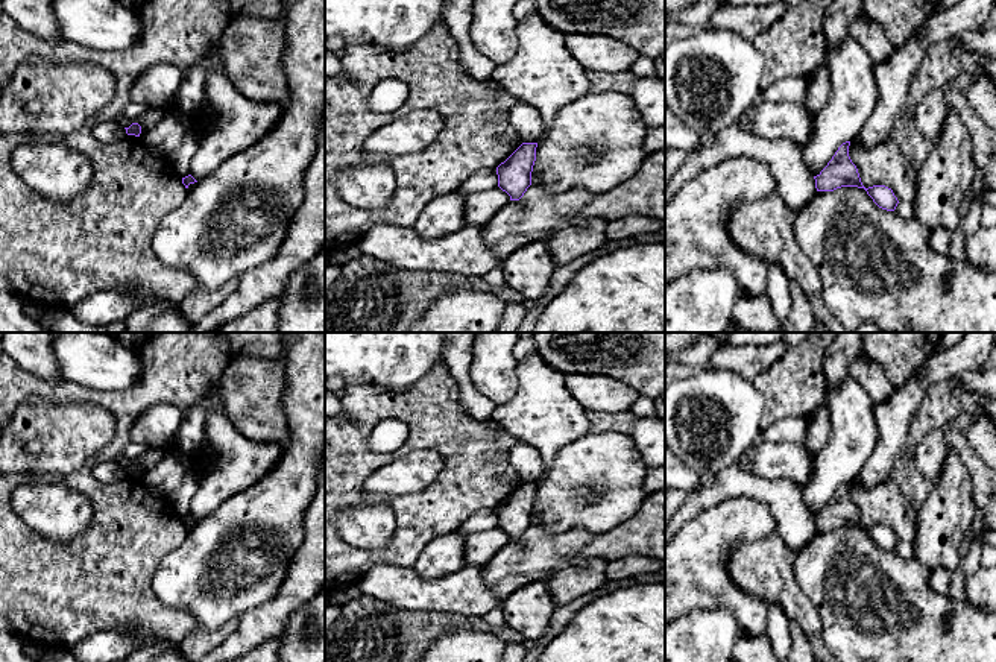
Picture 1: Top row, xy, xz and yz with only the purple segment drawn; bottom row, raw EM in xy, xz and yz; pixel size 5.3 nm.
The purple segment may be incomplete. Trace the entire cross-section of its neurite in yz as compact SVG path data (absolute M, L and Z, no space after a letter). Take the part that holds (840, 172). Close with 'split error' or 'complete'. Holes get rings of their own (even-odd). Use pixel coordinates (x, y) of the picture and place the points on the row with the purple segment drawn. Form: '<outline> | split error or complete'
M850 141L843 143L843 144L838 147L838 150L835 152L835 155L832 156L832 159L827 162L827 166L826 166L817 176L814 176L817 191L834 191L834 190L841 188L841 187L858 187L858 188L864 188L864 190L867 191L867 194L873 199L873 202L875 202L879 208L887 210L887 211L894 211L896 206L897 206L897 203L899 203L899 200L897 200L897 197L894 196L894 193L893 193L891 188L888 188L888 187L885 187L885 185L873 185L873 187L865 188L865 187L862 185L861 178L859 178L859 173L858 173L858 169L856 169L856 166L852 162L850 156L849 156L849 146L850 146Z | complete

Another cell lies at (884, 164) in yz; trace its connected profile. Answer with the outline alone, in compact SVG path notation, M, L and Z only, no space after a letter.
M855 138L850 141L849 156L856 166L865 188L885 185L893 190L899 202L914 205L917 197L917 167L891 138L873 147L865 147Z

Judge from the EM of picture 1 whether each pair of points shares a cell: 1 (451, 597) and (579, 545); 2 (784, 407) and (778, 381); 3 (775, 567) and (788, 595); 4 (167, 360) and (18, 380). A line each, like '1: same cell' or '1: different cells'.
1: same cell
2: same cell
3: same cell
4: same cell

